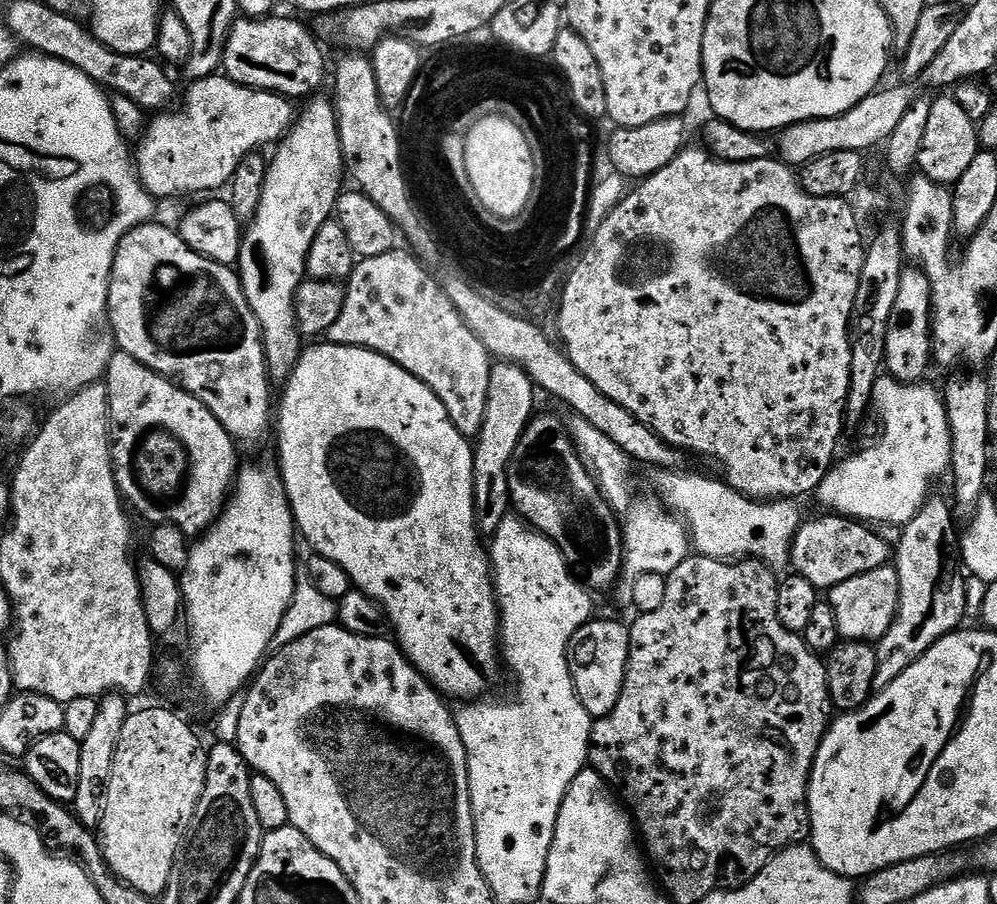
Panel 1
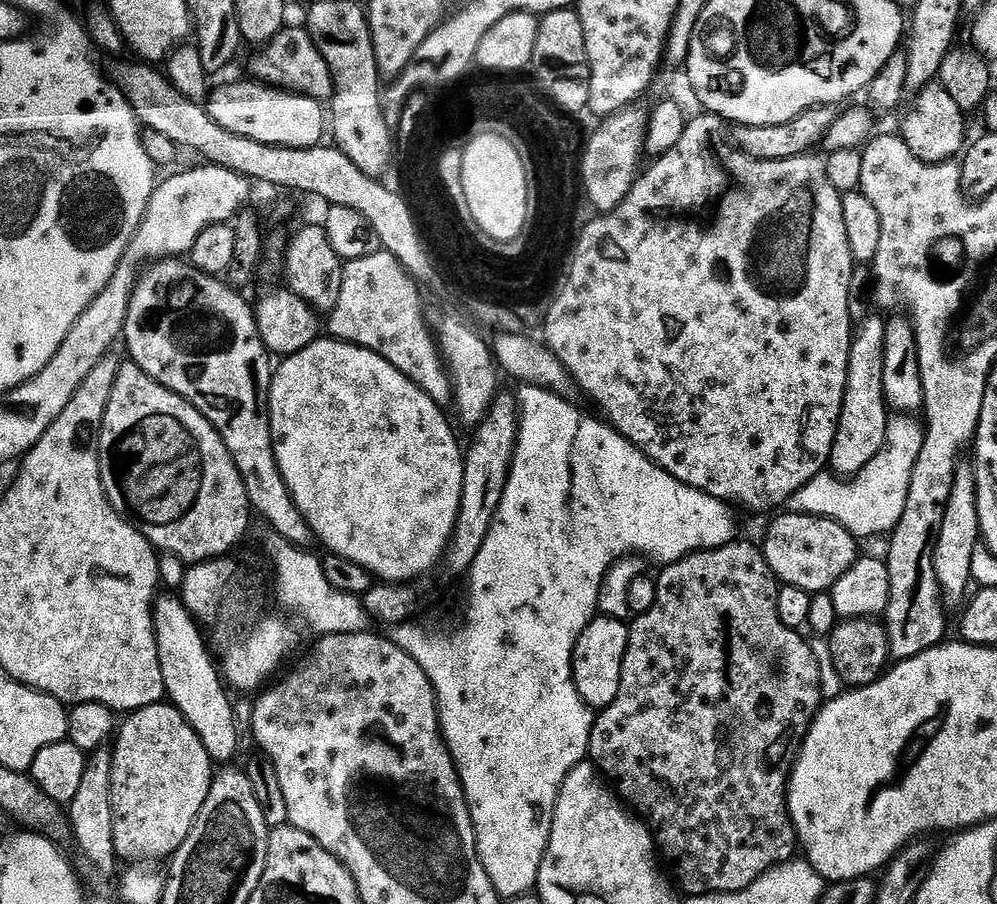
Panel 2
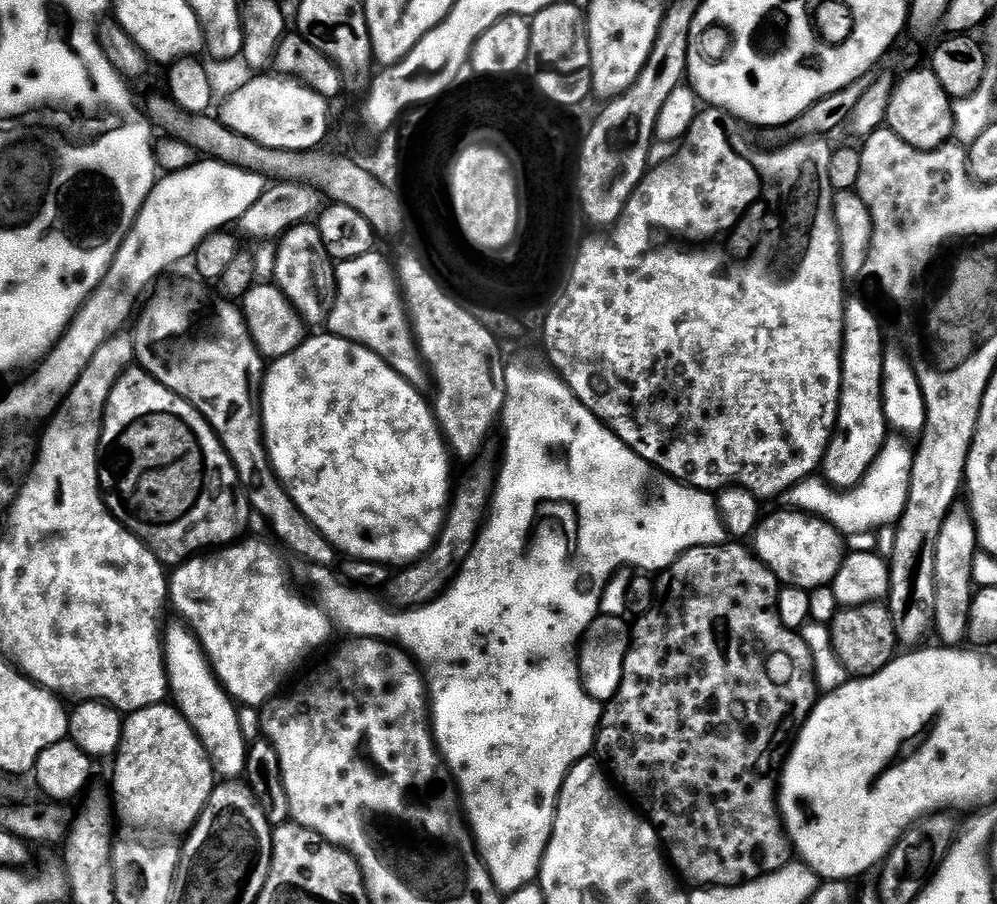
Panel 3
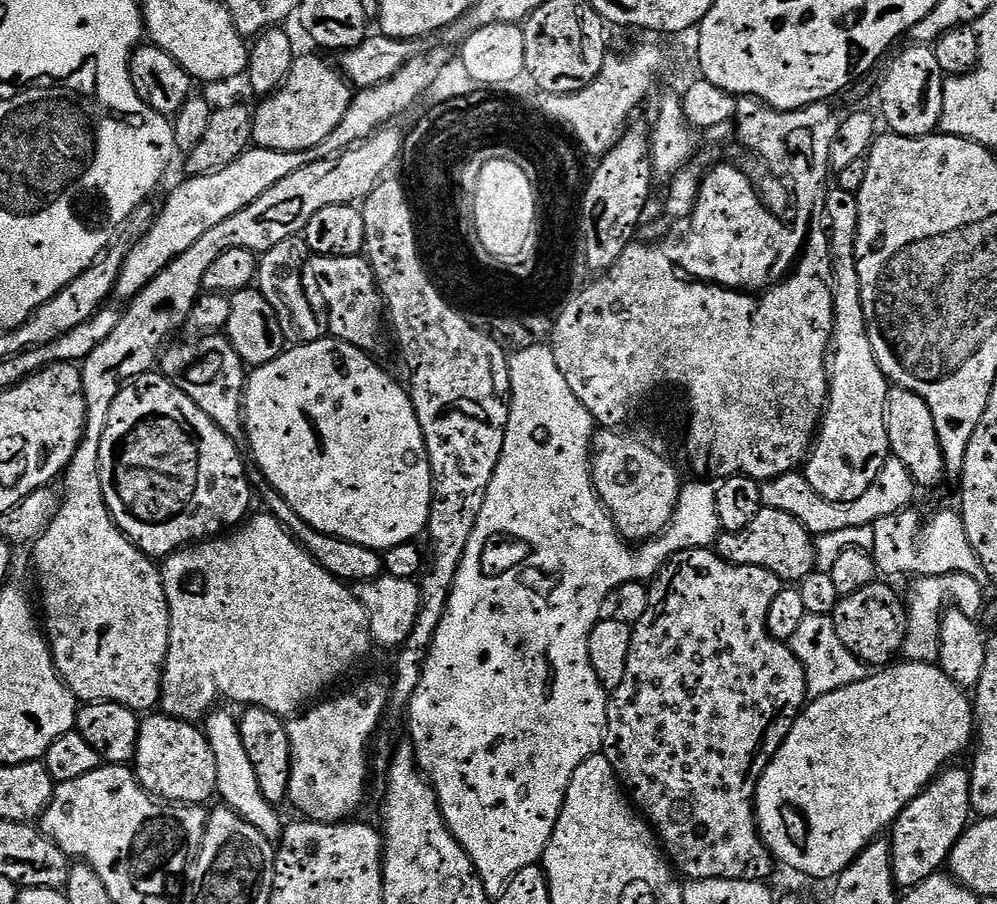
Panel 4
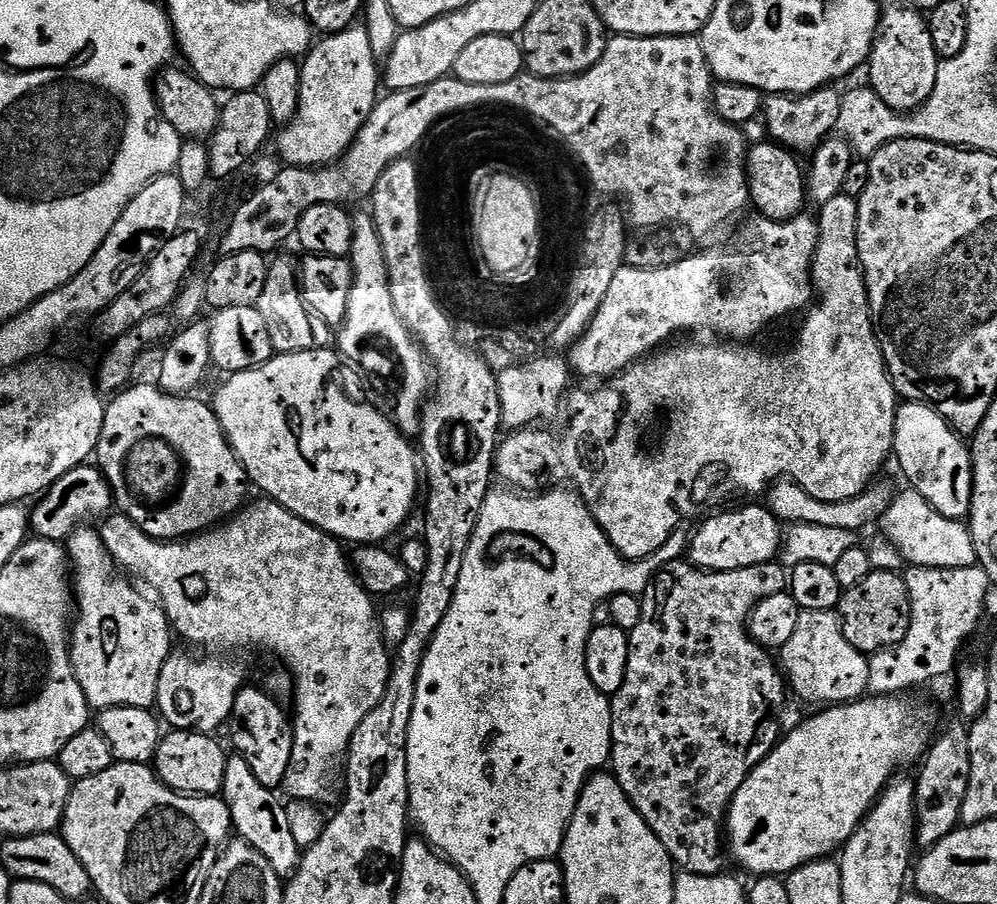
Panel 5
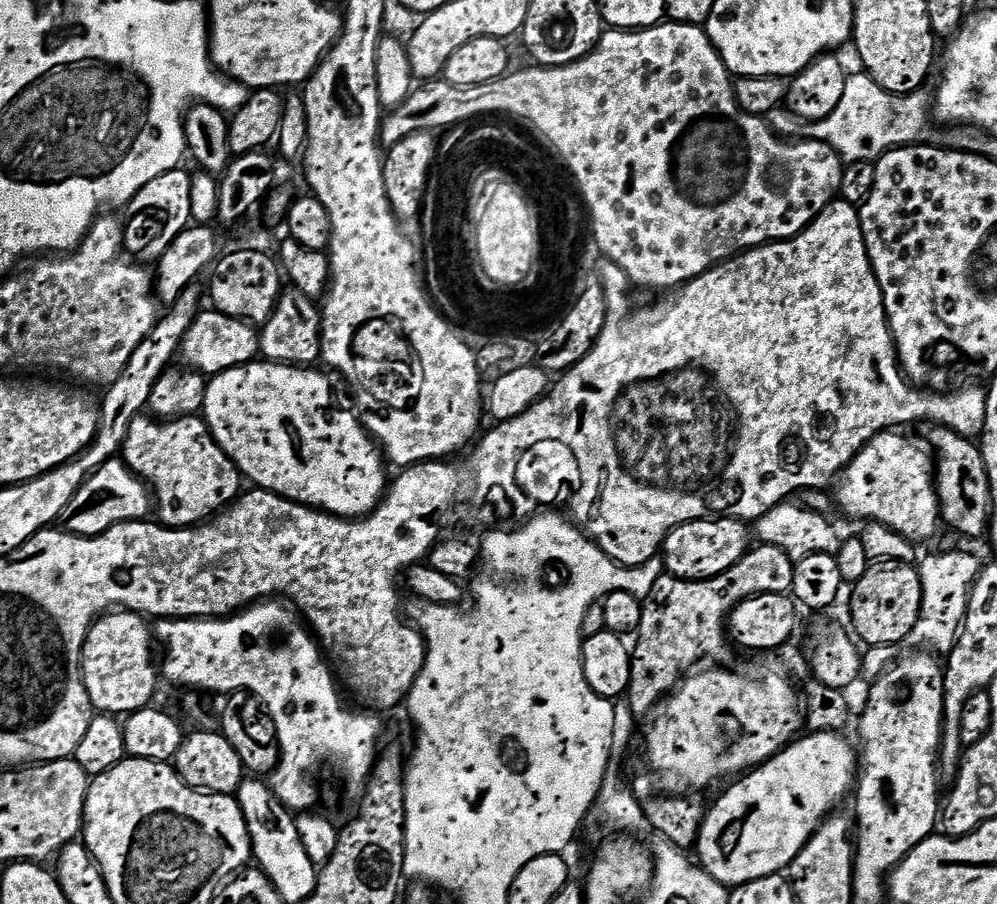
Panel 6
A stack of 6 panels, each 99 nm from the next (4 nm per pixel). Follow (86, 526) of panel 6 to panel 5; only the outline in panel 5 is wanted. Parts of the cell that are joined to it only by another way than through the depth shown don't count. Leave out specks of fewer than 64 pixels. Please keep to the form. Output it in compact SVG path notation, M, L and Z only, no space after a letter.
M88 467L70 470L35 501L36 509L32 508L30 512L30 528L39 539L67 541L76 529L85 527L89 522L96 522L92 520L99 521L113 511L114 493L107 477L99 467Z

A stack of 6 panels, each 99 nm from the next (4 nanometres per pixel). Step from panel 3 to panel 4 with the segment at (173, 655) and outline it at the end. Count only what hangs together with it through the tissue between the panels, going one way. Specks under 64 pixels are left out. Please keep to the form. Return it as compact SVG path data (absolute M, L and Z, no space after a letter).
M216 710L203 721L202 731L208 739L210 750L214 754L214 766L216 767L216 796L227 807L234 809L254 830L262 830L262 834L273 842L279 841L282 835L282 823L277 805L266 802L261 787L258 786L258 777L254 774L254 765L250 763L250 757L246 754L246 746L242 746L242 734L237 717L228 712Z

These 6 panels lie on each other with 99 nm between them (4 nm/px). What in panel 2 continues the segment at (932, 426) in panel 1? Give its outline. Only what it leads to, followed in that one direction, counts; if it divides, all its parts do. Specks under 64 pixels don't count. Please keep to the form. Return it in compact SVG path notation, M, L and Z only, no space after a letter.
M900 414L888 421L888 438L880 453L863 468L857 476L837 478L831 471L819 472L800 492L795 492L788 500L787 511L803 512L810 516L825 516L838 522L847 532L857 538L863 536L880 536L891 533L896 523L902 518L902 510L906 510L906 498L910 490L910 478L914 474L914 466L918 462L918 454L924 445L924 428L919 419L908 414Z

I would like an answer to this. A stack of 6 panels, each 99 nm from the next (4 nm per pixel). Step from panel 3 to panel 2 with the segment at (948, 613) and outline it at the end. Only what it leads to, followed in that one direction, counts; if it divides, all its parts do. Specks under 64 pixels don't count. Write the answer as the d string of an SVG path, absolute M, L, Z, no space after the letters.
M961 462L956 466L954 486L950 490L950 502L946 502L946 518L942 518L942 530L934 554L934 570L938 574L940 589L949 601L965 599L966 586L973 583L974 554L981 544L976 469L971 463Z

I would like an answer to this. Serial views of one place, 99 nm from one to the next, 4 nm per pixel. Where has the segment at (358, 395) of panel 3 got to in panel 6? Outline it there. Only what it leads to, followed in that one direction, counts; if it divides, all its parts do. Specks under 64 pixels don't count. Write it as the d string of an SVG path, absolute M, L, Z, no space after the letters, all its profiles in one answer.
M253 362L244 364L241 368L231 368L225 372L211 377L208 380L206 390L206 402L202 419L208 423L208 428L212 431L212 436L222 446L222 450L235 462L240 470L241 477L253 480L257 489L265 492L273 492L279 496L285 496L287 500L293 500L296 504L304 504L307 508L314 508L322 512L329 512L331 516L342 516L345 518L363 518L377 508L380 501L384 499L389 487L390 476L384 469L386 456L379 444L370 435L367 427L352 412L347 412L344 408L336 405L336 400L332 397L332 384L317 369L312 366L297 366L294 364L279 364L269 362Z

